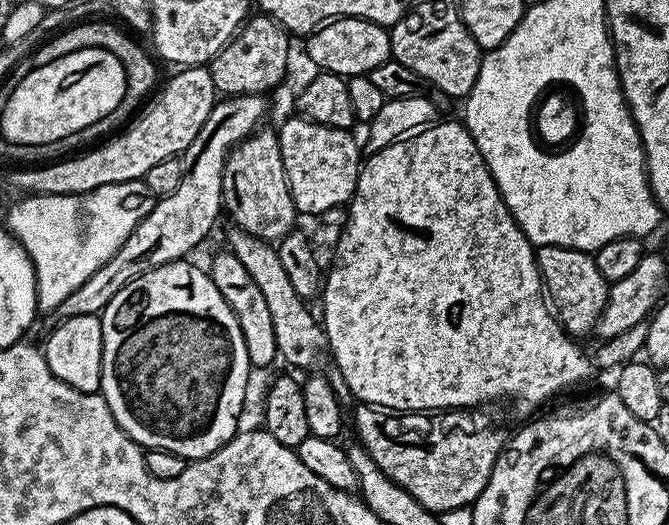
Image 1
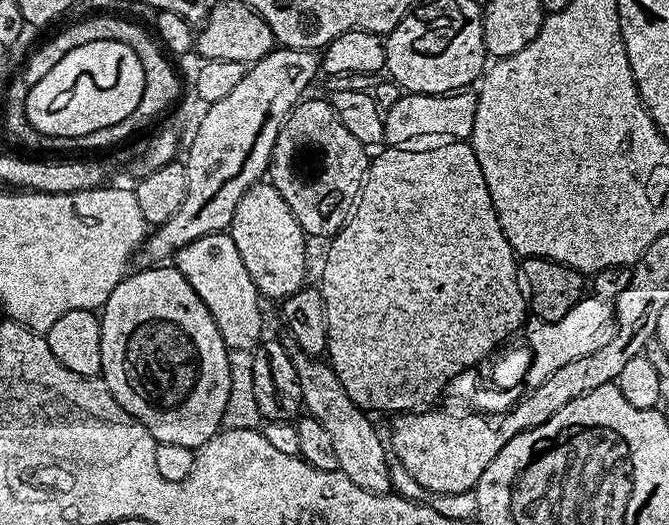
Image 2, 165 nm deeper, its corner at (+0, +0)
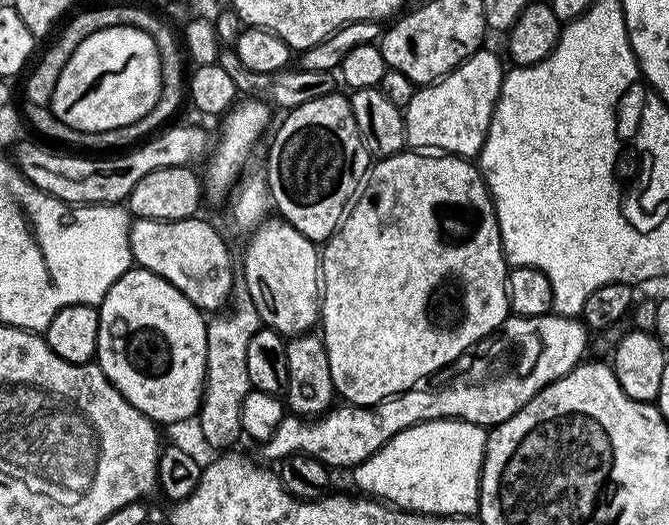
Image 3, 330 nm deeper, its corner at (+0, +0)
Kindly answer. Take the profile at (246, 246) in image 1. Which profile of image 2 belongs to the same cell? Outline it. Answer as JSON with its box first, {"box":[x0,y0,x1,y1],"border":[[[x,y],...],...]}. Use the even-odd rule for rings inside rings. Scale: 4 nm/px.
{"box":[292,350,393,496],"border":[[[299,350],[292,352],[292,361],[298,374],[298,386],[302,390],[300,403],[303,411],[318,418],[318,422],[322,422],[322,427],[330,433],[334,445],[334,458],[338,458],[338,471],[346,478],[350,478],[354,486],[362,486],[362,490],[372,492],[376,496],[391,493],[393,486],[390,452],[385,441],[384,444],[380,441],[380,436],[372,425],[373,417],[352,401],[350,394],[346,394],[331,363],[310,357]]]}

